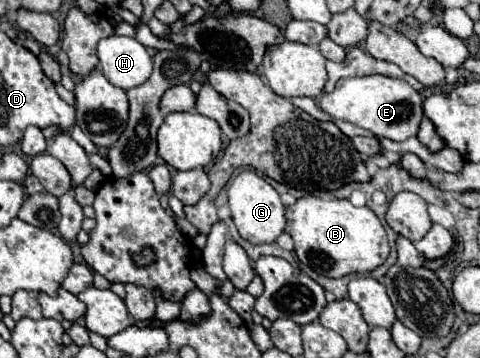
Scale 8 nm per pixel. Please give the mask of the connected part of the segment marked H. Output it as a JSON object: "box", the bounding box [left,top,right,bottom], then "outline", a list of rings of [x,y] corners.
{"box":[98,37,152,89],"outline":[[[106,37],[98,43],[102,75],[120,89],[142,85],[152,73],[152,55],[134,37]]]}

